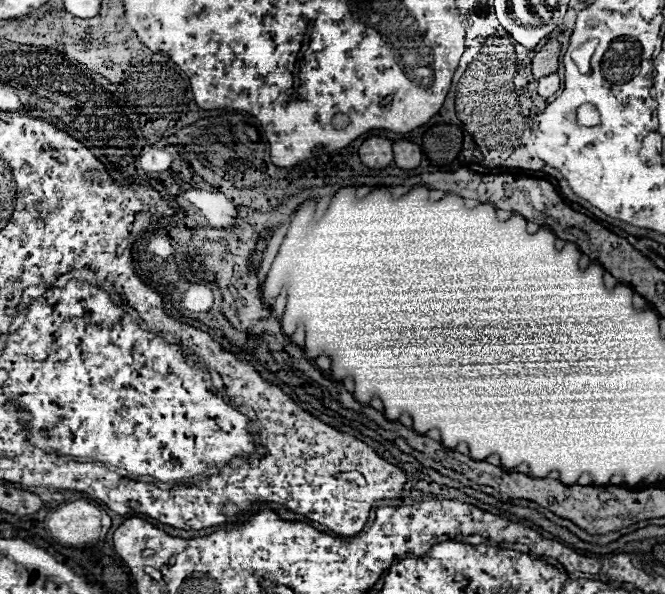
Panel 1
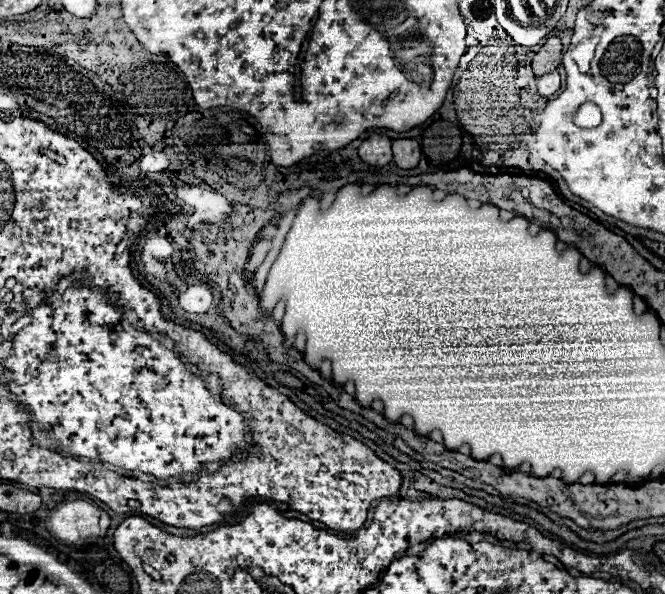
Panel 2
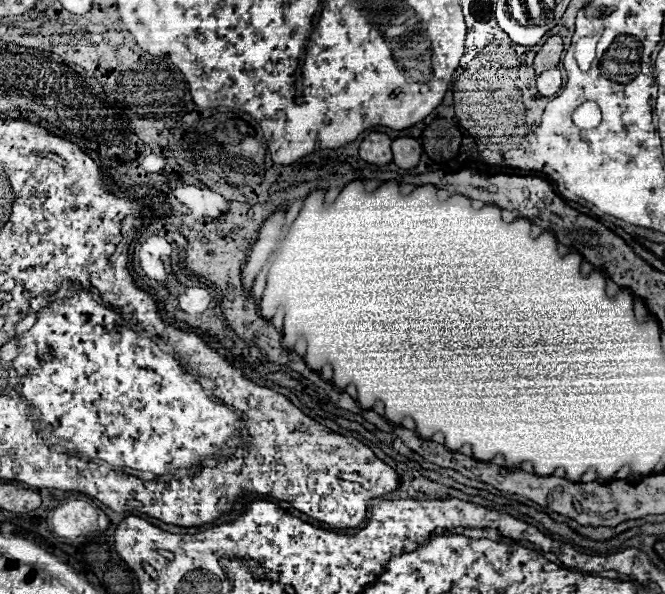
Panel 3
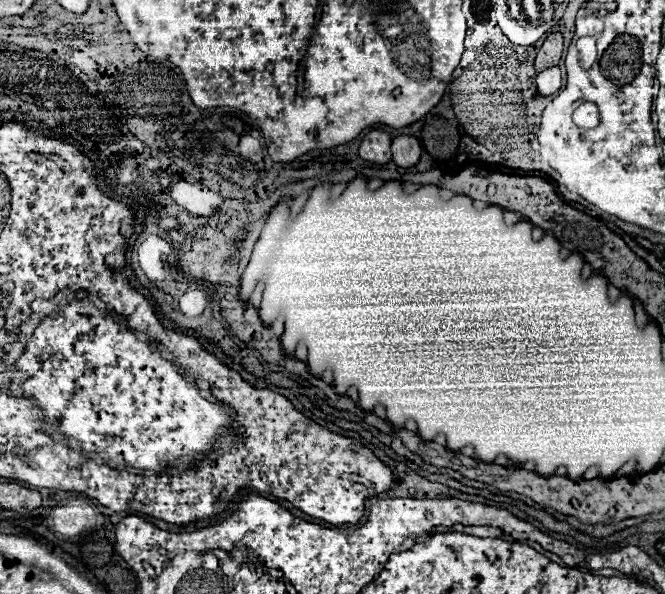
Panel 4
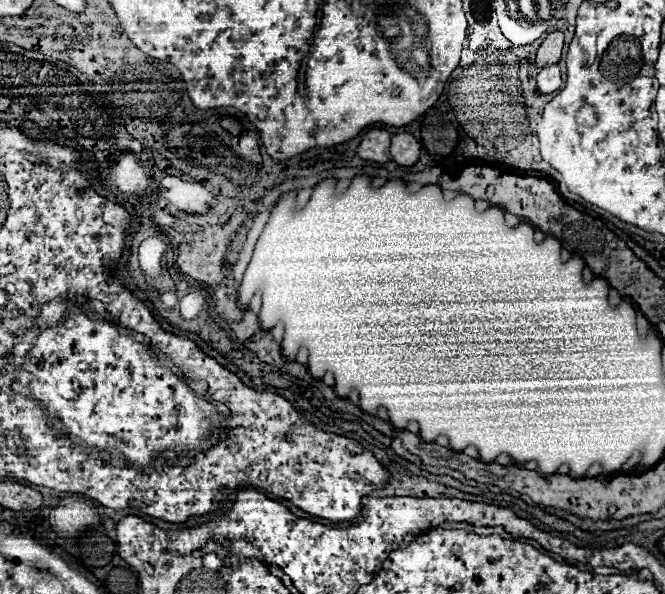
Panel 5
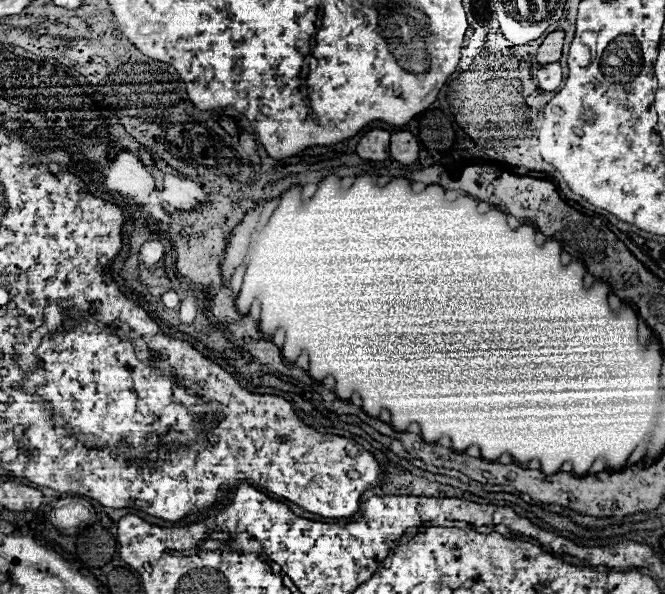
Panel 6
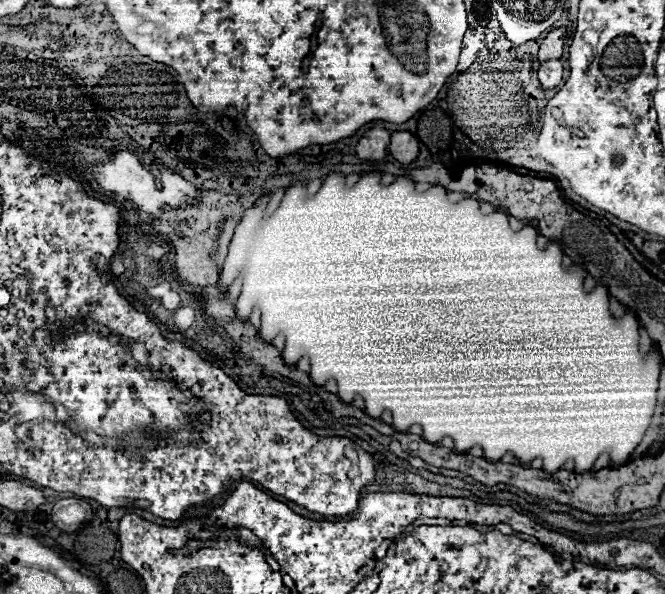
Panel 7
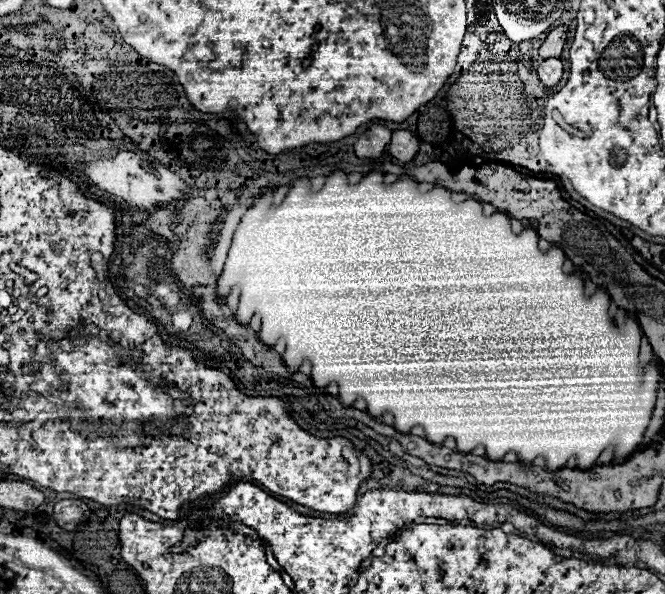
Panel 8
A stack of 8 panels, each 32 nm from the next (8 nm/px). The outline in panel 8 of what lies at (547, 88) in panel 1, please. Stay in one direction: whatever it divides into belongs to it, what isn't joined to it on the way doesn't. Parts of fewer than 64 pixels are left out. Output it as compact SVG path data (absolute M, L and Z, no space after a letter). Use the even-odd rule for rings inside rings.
M548 58L540 62L538 66L538 78L546 88L554 88L562 80L562 60L560 58Z

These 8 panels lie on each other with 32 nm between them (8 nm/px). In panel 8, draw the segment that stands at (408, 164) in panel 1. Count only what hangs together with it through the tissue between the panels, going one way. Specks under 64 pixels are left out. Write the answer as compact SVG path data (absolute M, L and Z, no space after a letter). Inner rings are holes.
M398 130L398 132L392 132L392 142L388 146L388 152L400 162L410 162L418 154L418 146L420 146L420 140L412 132Z

